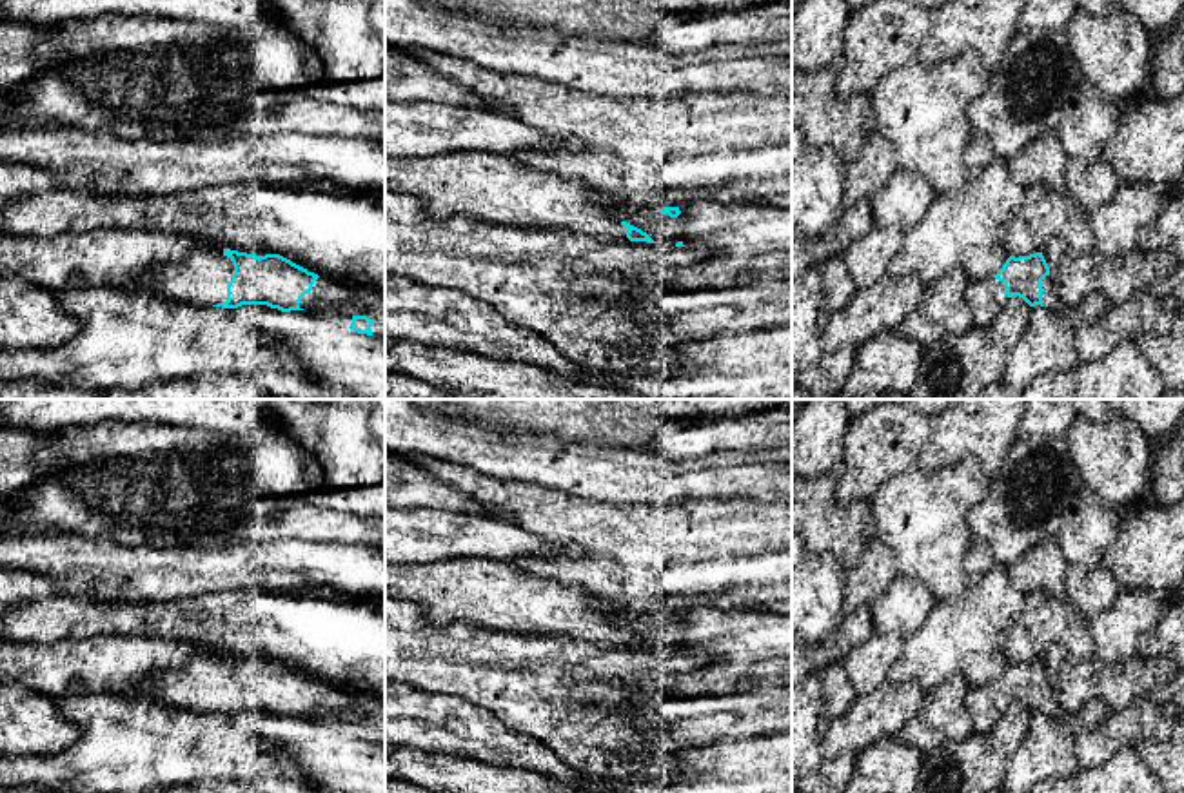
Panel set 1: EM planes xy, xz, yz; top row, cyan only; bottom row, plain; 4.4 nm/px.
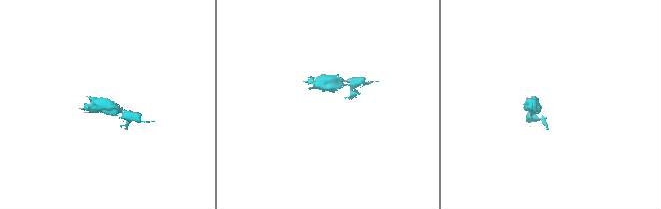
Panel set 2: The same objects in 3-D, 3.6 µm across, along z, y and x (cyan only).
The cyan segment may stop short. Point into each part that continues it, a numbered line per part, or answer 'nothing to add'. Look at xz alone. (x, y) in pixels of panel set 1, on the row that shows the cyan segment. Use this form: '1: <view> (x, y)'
1: xz (493, 187)

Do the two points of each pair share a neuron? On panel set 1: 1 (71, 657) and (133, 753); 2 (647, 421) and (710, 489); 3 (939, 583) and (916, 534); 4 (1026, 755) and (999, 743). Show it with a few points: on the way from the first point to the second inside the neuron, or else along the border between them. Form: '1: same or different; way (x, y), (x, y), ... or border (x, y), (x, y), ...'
1: different; border (113, 692), (71, 694), (57, 701)
2: different; border (611, 449), (654, 450)
3: same; way (939, 570), (928, 547)
4: different; border (1030, 726), (1014, 748)

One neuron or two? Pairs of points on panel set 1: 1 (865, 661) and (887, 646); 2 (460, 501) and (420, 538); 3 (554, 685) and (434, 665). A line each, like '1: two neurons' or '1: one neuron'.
1: one neuron
2: two neurons
3: one neuron

